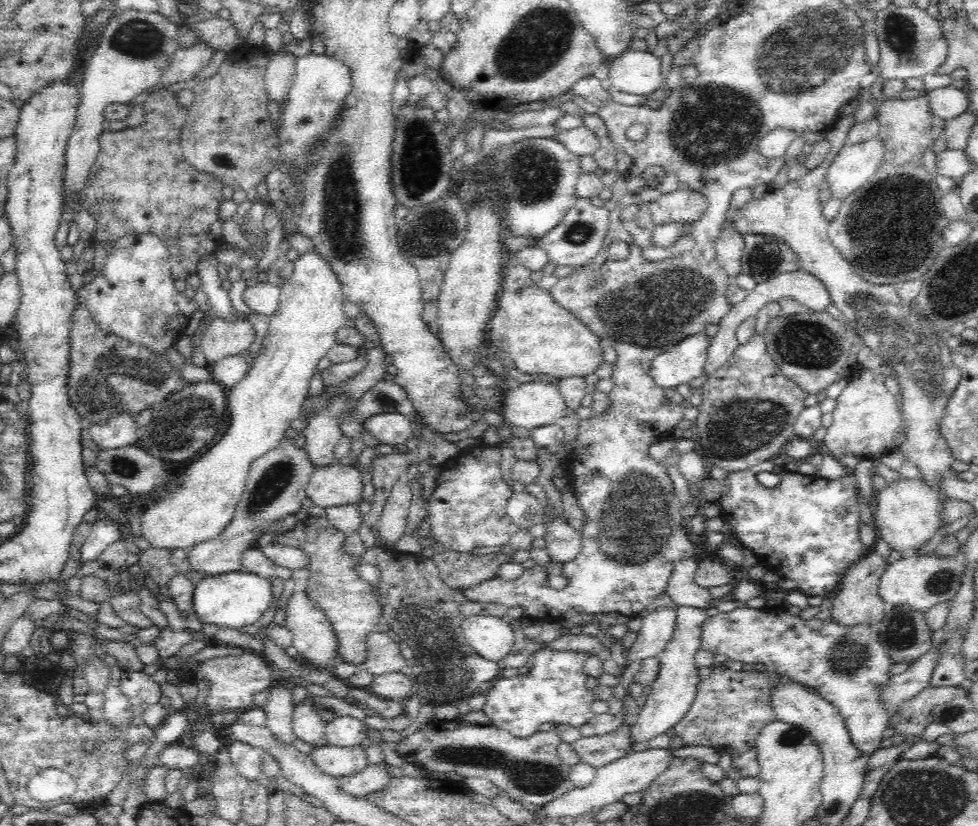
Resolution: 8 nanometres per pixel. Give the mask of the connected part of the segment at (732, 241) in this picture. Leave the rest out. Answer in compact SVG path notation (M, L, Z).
M724 226L715 242L715 260L727 273L727 277L736 278L741 274L741 262L744 250L744 237L731 226Z

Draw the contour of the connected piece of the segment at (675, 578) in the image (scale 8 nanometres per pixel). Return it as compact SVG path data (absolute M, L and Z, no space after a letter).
M693 557L685 558L674 565L667 582L665 593L678 607L708 609L718 602L710 596L707 588L695 583L695 572L698 562Z

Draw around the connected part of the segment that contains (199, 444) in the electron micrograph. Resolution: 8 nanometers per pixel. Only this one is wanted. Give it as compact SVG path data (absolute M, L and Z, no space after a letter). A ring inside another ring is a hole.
M214 381L189 384L178 392L170 392L164 400L150 404L137 416L139 443L137 446L156 458L191 461L207 450L231 423L224 389Z

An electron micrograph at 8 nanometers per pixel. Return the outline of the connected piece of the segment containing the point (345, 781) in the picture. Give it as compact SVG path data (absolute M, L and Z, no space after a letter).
M382 763L370 765L352 776L335 778L335 782L347 795L360 798L386 788L391 778L386 764Z

